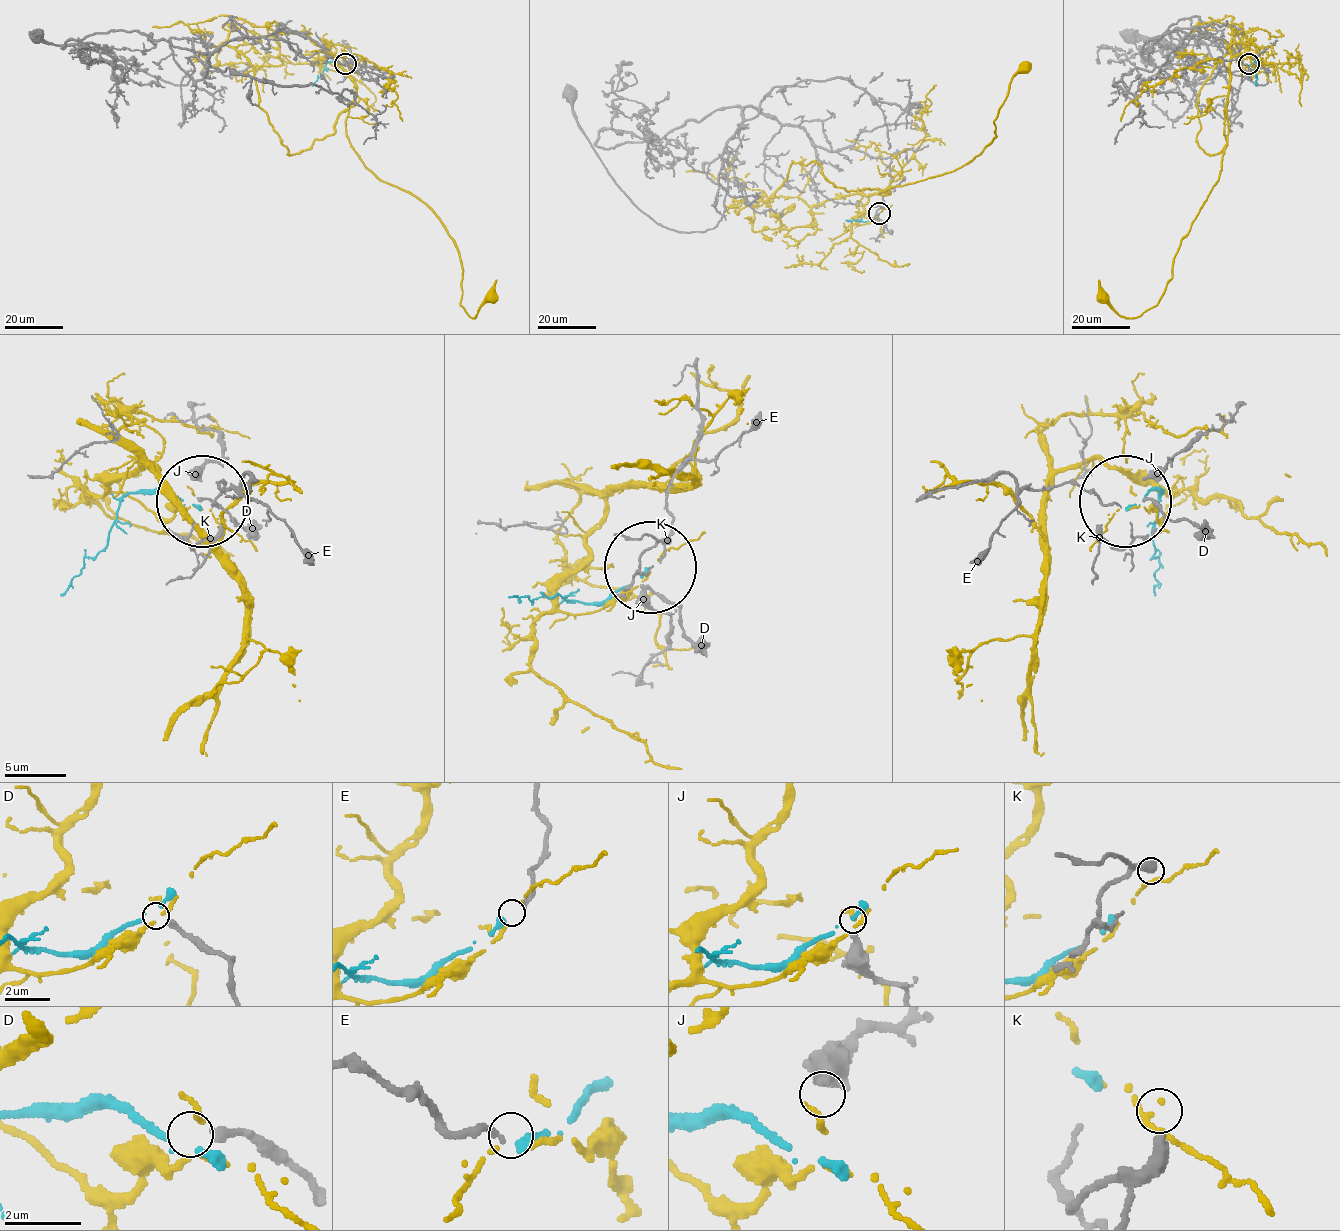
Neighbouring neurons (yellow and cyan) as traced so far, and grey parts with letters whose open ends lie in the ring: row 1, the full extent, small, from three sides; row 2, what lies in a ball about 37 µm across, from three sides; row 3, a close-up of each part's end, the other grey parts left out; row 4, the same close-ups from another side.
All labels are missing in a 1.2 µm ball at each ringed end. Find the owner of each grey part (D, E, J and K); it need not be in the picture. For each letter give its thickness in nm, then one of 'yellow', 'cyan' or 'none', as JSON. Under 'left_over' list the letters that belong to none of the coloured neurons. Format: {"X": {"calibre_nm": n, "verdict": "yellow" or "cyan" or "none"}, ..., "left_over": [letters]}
{"D": {"calibre_nm": 240, "verdict": "none"}, "E": {"calibre_nm": 180, "verdict": "cyan"}, "J": {"calibre_nm": 320, "verdict": "none"}, "K": {"calibre_nm": 400, "verdict": "none"}, "left_over": ["D", "J", "K"]}

